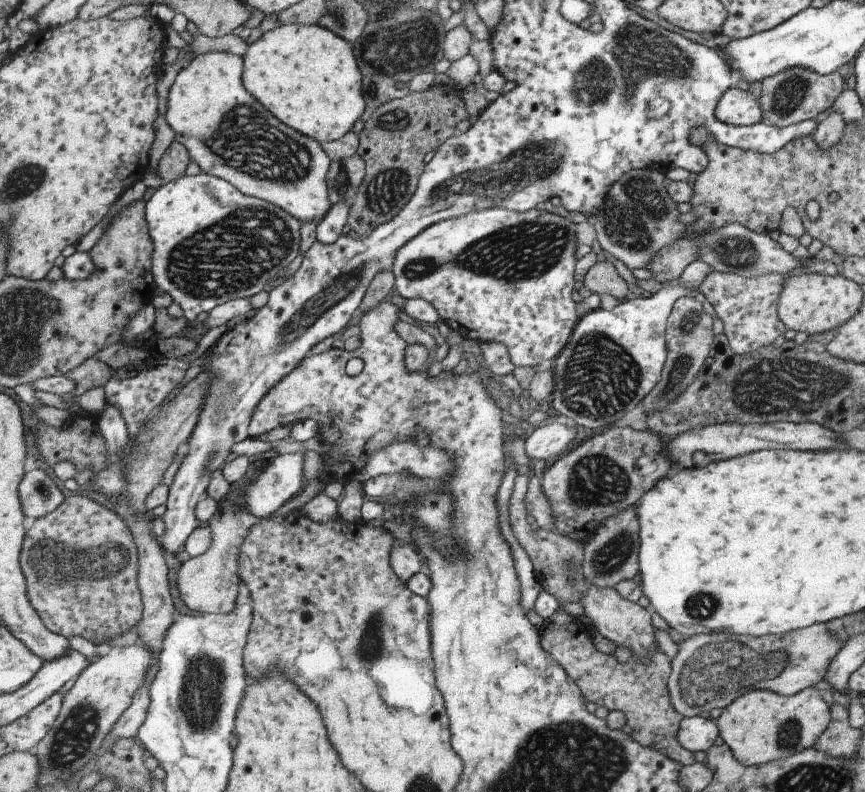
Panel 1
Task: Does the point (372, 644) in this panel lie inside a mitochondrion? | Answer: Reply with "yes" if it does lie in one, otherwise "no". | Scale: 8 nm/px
yes

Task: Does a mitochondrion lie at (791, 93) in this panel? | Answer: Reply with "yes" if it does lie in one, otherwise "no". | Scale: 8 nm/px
yes

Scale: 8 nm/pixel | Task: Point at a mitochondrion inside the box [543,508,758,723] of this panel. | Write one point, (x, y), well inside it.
(609, 557)

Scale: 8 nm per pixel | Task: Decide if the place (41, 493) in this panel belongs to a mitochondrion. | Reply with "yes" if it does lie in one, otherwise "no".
yes

